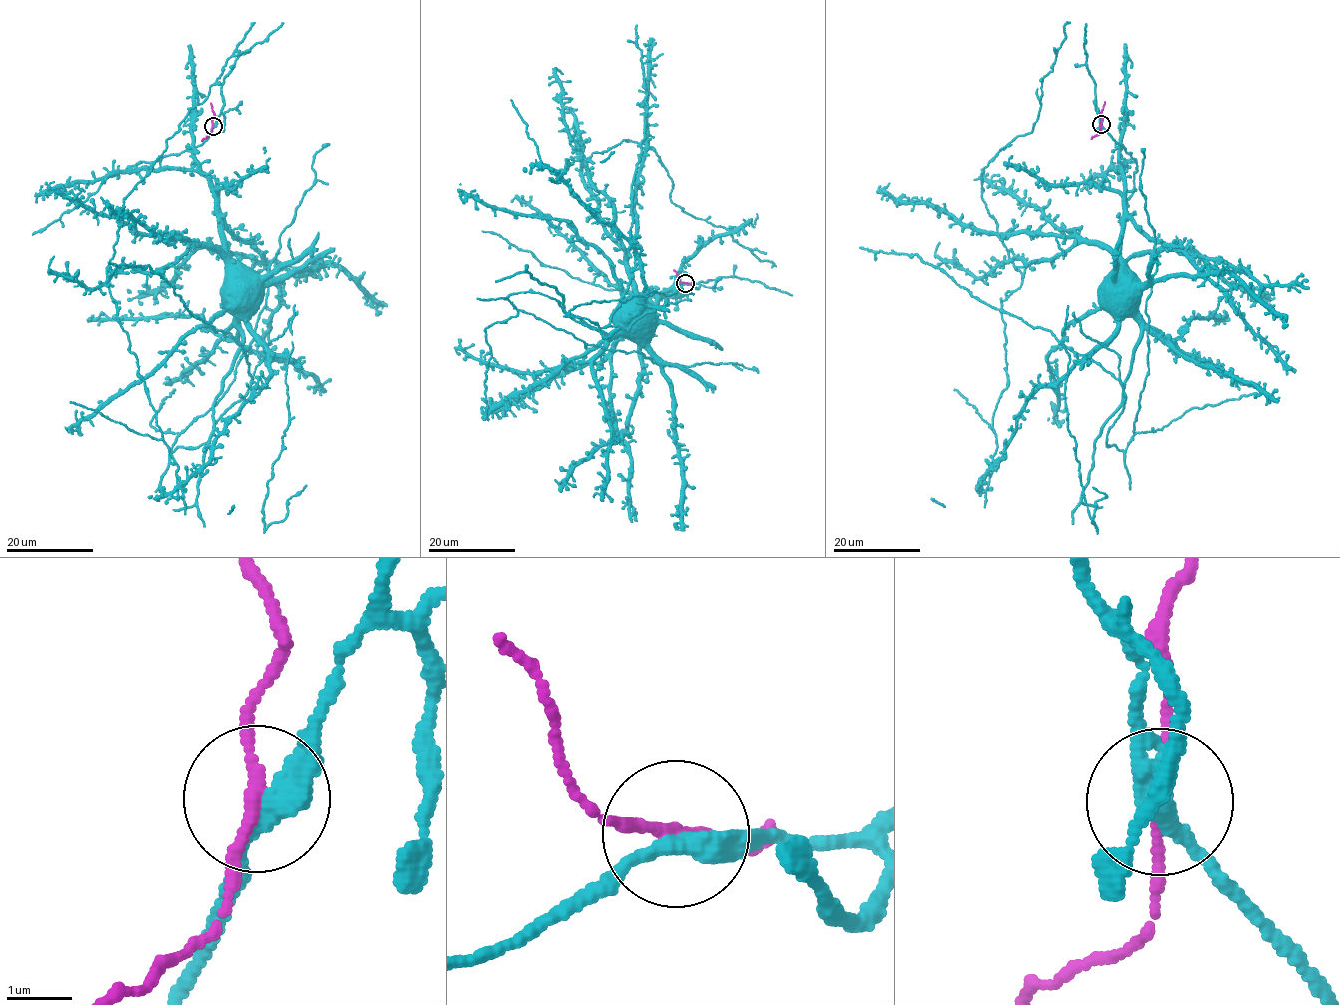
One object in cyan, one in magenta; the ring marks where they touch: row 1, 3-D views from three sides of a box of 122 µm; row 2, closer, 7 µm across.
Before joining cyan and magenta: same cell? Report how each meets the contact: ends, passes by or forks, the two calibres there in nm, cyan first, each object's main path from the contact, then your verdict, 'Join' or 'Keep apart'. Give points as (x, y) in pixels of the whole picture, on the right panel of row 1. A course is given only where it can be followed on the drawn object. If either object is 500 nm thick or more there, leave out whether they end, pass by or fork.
At the ring cyan passes by. At the ring magenta passes by. Thickness 360 nm (cyan) against 180 nm. Course of cyan: (1100, 124), (1121, 146), (1120, 171), (1125, 198), (1121, 251), (1116, 262), (1119, 290), (1123, 294). Course of magenta: (1100, 124), (1105, 101). Keep apart

